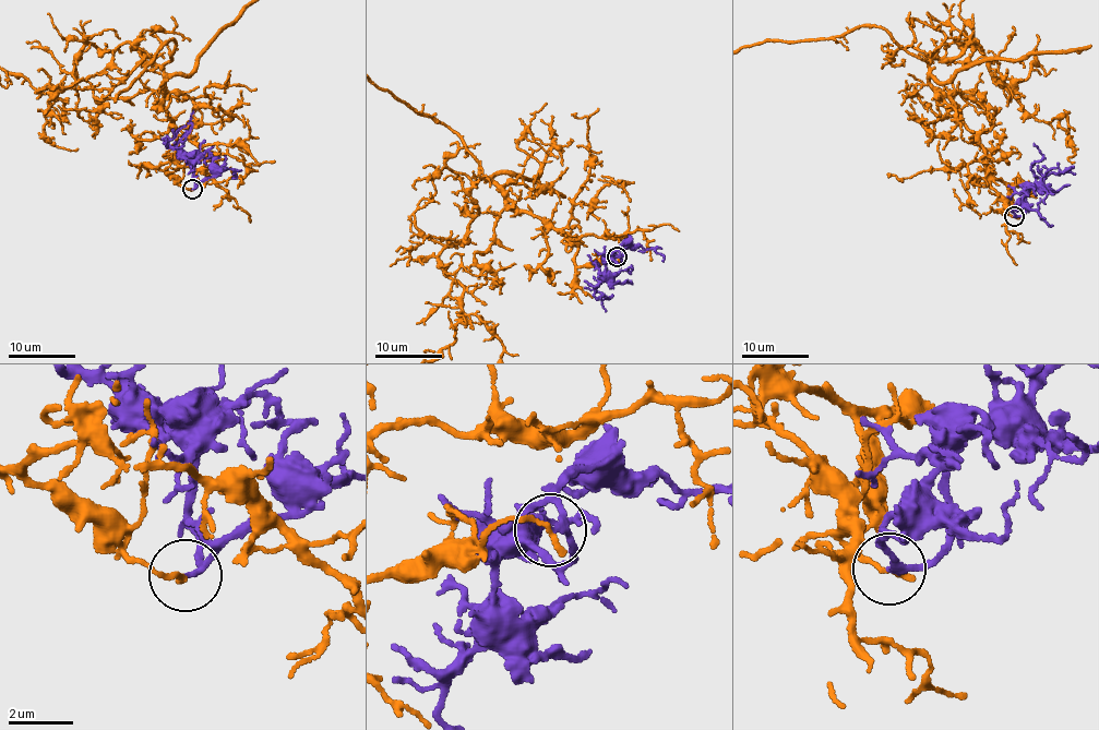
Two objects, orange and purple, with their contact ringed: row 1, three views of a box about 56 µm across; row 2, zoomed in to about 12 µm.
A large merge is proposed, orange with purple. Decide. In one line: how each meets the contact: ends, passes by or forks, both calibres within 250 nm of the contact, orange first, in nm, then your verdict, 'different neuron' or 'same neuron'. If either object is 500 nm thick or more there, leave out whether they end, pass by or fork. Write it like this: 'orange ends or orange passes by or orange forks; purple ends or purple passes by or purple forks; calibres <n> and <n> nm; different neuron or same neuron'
orange ends; purple passes by; calibres 200 and 150 nm; different neuron

